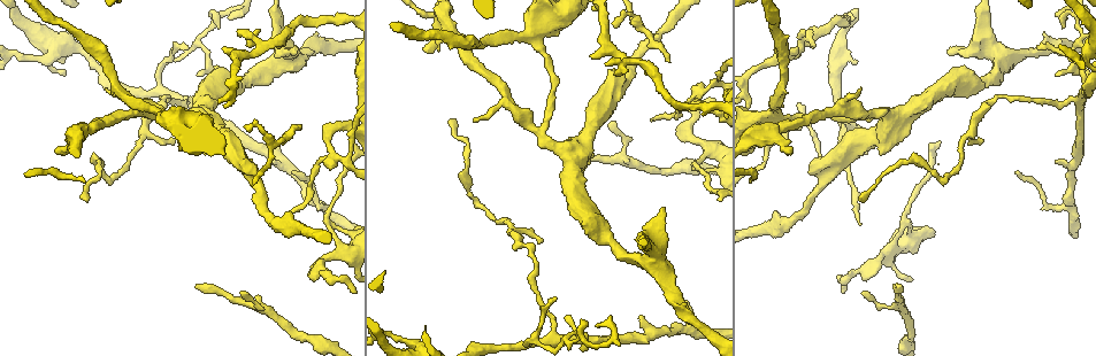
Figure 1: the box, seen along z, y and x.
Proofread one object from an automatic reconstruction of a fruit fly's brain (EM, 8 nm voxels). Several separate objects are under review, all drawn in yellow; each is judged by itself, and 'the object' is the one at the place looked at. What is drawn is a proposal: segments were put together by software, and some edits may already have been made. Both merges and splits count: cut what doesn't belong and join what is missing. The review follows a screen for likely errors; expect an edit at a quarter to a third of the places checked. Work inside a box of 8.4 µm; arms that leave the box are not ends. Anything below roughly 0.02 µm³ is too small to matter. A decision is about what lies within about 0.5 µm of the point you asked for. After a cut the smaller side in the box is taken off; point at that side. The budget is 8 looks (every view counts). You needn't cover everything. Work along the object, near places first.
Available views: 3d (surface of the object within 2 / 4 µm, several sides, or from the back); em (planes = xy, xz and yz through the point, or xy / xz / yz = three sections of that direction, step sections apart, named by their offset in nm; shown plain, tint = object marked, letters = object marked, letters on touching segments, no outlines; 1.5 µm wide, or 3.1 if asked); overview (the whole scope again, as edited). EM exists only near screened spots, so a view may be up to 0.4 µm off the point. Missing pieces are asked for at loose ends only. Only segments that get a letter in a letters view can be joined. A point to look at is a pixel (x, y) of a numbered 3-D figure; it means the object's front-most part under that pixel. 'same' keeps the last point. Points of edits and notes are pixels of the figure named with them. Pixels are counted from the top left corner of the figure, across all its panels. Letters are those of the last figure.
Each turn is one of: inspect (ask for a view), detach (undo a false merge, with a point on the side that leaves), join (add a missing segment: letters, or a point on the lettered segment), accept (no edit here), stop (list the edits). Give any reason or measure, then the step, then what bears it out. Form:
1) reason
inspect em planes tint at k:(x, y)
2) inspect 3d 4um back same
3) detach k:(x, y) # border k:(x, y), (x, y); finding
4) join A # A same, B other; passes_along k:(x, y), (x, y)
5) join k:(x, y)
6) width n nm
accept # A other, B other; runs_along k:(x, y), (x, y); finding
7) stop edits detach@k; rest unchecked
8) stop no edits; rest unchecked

side arm on a straight run
inspect em xz step 4 tint at 1:(534, 126)

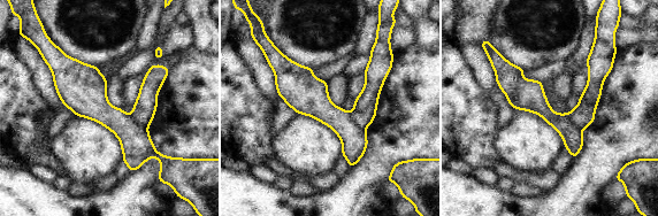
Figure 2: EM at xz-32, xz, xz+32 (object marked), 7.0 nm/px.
inspect em planes letters same

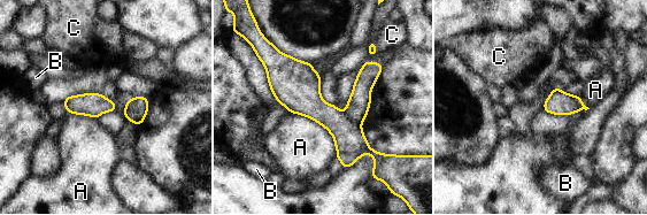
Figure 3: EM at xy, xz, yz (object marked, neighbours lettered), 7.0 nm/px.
width 170 nm
detach 3:(357, 106) # A other, B other, C other; border 3:(343, 112), (360, 125); two cells meet here

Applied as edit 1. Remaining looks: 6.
inspect 3d 4um at 1:(861, 224)

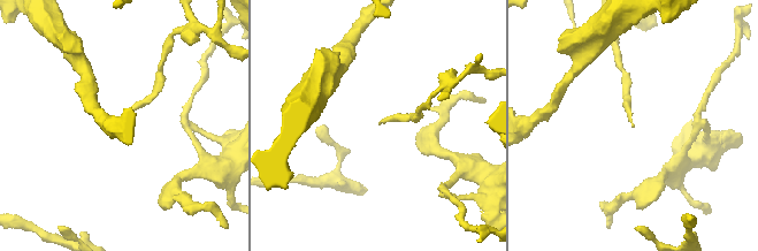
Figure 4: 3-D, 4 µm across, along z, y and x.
need the tissue
inspect em xy step 8 letters at 4:(381, 122)

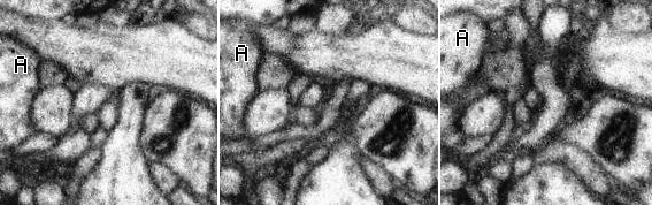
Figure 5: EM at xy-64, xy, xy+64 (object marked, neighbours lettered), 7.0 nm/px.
inspect em planes letters same

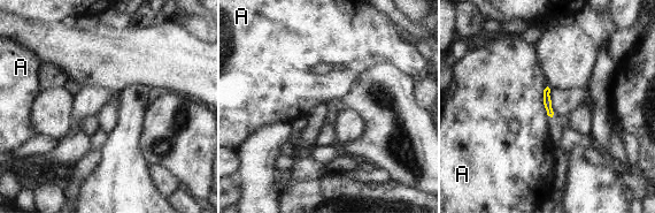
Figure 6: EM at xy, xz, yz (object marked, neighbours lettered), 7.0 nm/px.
accept # A other; no lettered segment goes on from it

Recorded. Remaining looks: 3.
thin end
inspect em xz step 8 letters at 1:(899, 285)

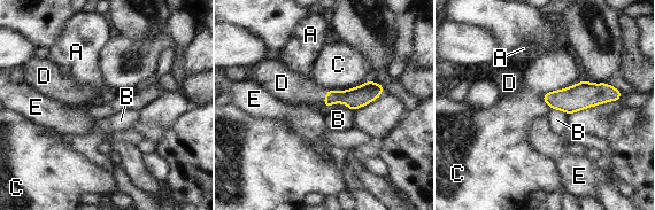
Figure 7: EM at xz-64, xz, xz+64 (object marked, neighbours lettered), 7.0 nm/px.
cut it another way
inspect em planes letters same

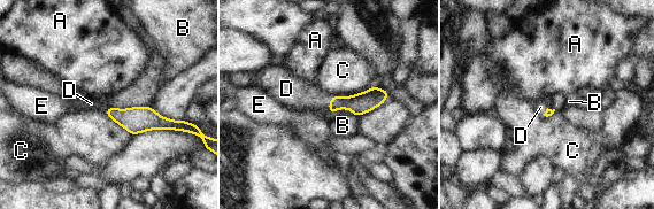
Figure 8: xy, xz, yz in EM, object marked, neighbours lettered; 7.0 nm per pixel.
join D # A other, B other, C other, D same, E other; passes_along 8:(360, 103), (329, 105), (295, 93); it goes on there

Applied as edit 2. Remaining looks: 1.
stop edits detach@3, join@8; rest unchecked

